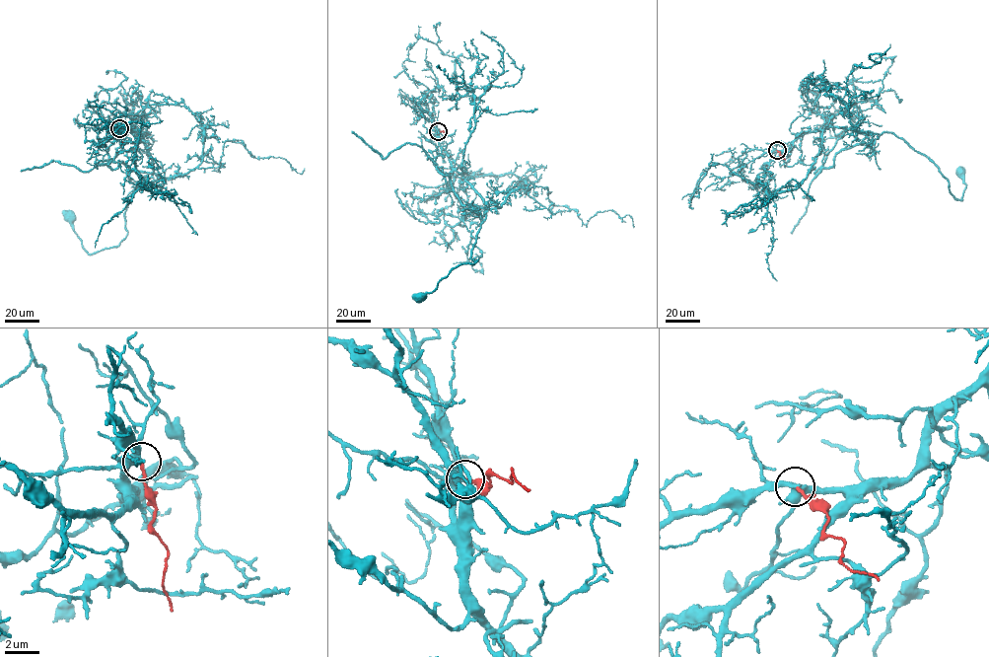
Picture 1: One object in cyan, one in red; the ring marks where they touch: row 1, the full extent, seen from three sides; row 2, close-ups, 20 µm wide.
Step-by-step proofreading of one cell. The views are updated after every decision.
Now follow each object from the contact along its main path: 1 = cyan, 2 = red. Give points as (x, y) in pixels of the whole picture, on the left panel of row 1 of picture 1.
1: (119, 128), (144, 143), (154, 171), (140, 179), (129, 201), (127, 236), (91, 255), (69, 216)
2: (119, 128), (122, 144)

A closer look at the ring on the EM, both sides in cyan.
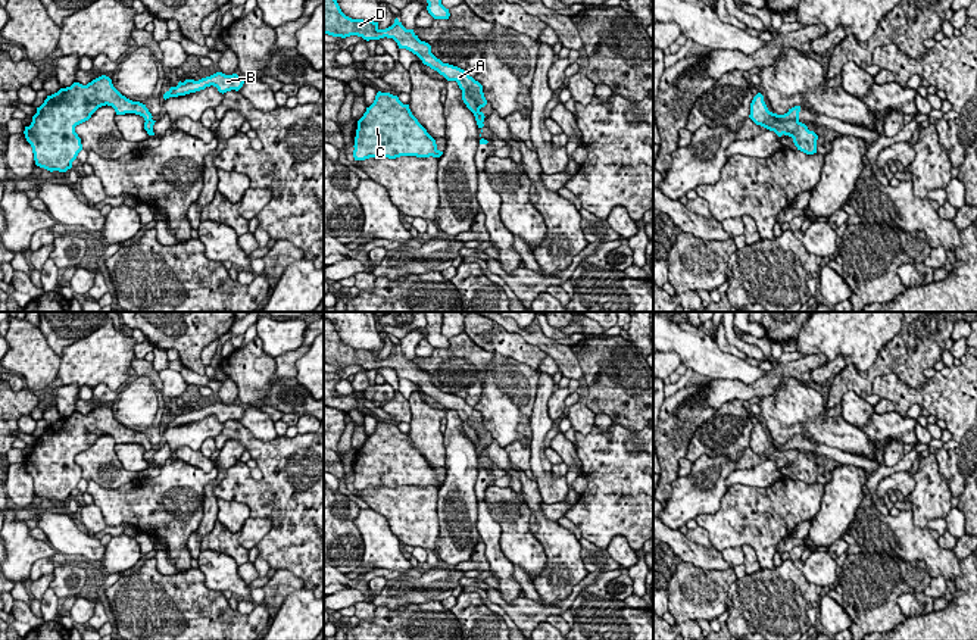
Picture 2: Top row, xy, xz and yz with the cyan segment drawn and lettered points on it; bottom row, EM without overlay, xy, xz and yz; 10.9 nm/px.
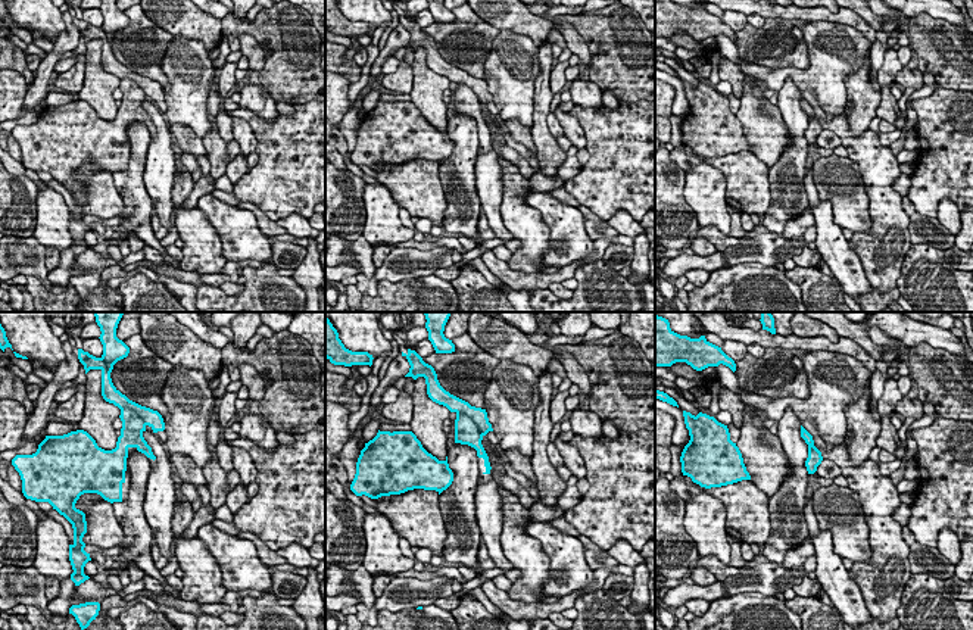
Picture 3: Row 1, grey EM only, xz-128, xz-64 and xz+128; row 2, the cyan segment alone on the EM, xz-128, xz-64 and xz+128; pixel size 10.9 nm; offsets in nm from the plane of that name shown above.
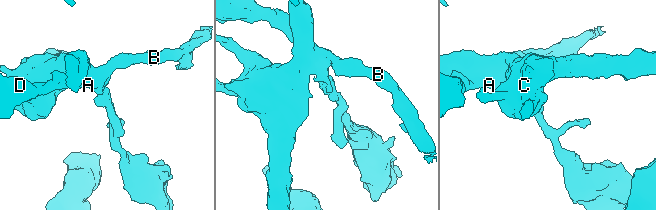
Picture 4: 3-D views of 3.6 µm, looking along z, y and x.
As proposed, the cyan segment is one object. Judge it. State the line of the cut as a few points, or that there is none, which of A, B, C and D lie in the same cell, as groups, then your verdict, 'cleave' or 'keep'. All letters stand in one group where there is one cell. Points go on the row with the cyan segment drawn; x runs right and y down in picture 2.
cut in yz along (773, 114), (777, 121), (798, 121); A B D / C; cleave

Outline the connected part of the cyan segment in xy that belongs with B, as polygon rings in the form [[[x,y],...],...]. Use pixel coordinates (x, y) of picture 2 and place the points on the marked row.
[[[216,72],[199,81],[194,81],[194,79],[185,79],[184,82],[180,81],[177,87],[171,87],[163,94],[163,99],[166,100],[169,97],[185,96],[190,93],[205,90],[206,87],[210,87],[210,85],[216,87],[218,91],[224,94],[231,90],[238,91],[243,87],[243,84],[244,84],[244,79],[237,74],[225,75],[222,72]]]

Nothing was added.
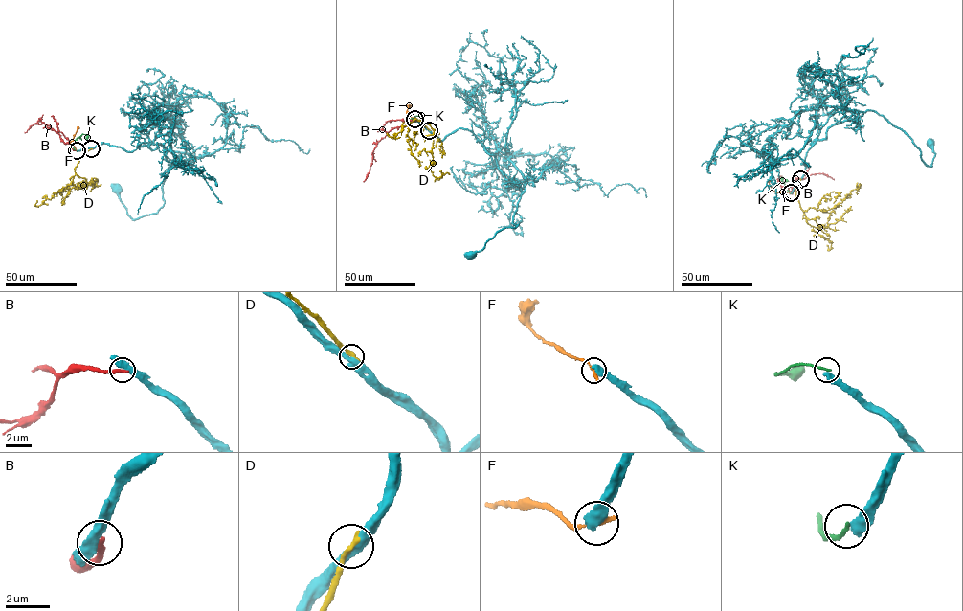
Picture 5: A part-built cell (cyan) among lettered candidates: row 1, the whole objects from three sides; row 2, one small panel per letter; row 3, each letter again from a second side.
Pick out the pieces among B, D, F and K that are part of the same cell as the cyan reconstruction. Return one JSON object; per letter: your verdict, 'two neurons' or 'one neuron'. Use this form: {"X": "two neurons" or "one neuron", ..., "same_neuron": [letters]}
{"B": "two neurons", "D": "two neurons", "F": "two neurons", "K": "two neurons", "same_neuron": []}

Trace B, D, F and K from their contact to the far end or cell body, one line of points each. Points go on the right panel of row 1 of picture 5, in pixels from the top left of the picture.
B: (793, 192), (790, 185), (796, 178), (821, 173), (834, 179)
D: (800, 179), (795, 195), (803, 211), (832, 208), (860, 187), (857, 183)
F: (792, 192), (776, 192), (769, 183), (770, 179)
K: (791, 192), (781, 177), (782, 181)

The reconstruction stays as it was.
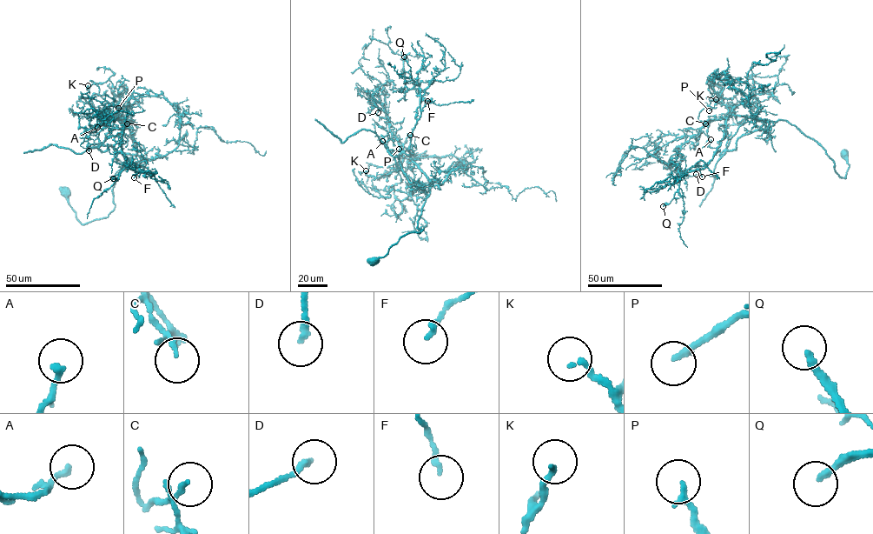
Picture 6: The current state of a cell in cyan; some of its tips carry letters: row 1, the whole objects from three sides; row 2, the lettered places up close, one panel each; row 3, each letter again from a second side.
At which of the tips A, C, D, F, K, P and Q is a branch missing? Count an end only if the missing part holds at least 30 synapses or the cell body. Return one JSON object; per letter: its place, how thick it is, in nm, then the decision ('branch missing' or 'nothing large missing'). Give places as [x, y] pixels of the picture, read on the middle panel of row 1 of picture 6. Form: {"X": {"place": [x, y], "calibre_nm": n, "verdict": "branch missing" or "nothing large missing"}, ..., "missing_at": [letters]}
{"A": {"place": [382, 141], "calibre_nm": 200, "verdict": "nothing large missing"}, "C": {"place": [410, 135], "calibre_nm": 100, "verdict": "nothing large missing"}, "D": {"place": [378, 112], "calibre_nm": 200, "verdict": "nothing large missing"}, "F": {"place": [427, 101], "calibre_nm": 160, "verdict": "nothing large missing"}, "K": {"place": [366, 170], "calibre_nm": 170, "verdict": "nothing large missing"}, "P": {"place": [399, 149], "calibre_nm": 220, "verdict": "nothing large missing"}, "Q": {"place": [404, 56], "calibre_nm": 240, "verdict": "branch missing"}, "missing_at": ["Q"]}

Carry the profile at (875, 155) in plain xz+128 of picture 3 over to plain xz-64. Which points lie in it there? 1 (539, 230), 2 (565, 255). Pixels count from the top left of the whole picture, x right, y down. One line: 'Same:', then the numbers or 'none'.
Same: 2

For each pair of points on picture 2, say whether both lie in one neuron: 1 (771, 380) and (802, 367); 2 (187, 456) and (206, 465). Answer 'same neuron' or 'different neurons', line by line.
1: same neuron
2: same neuron

